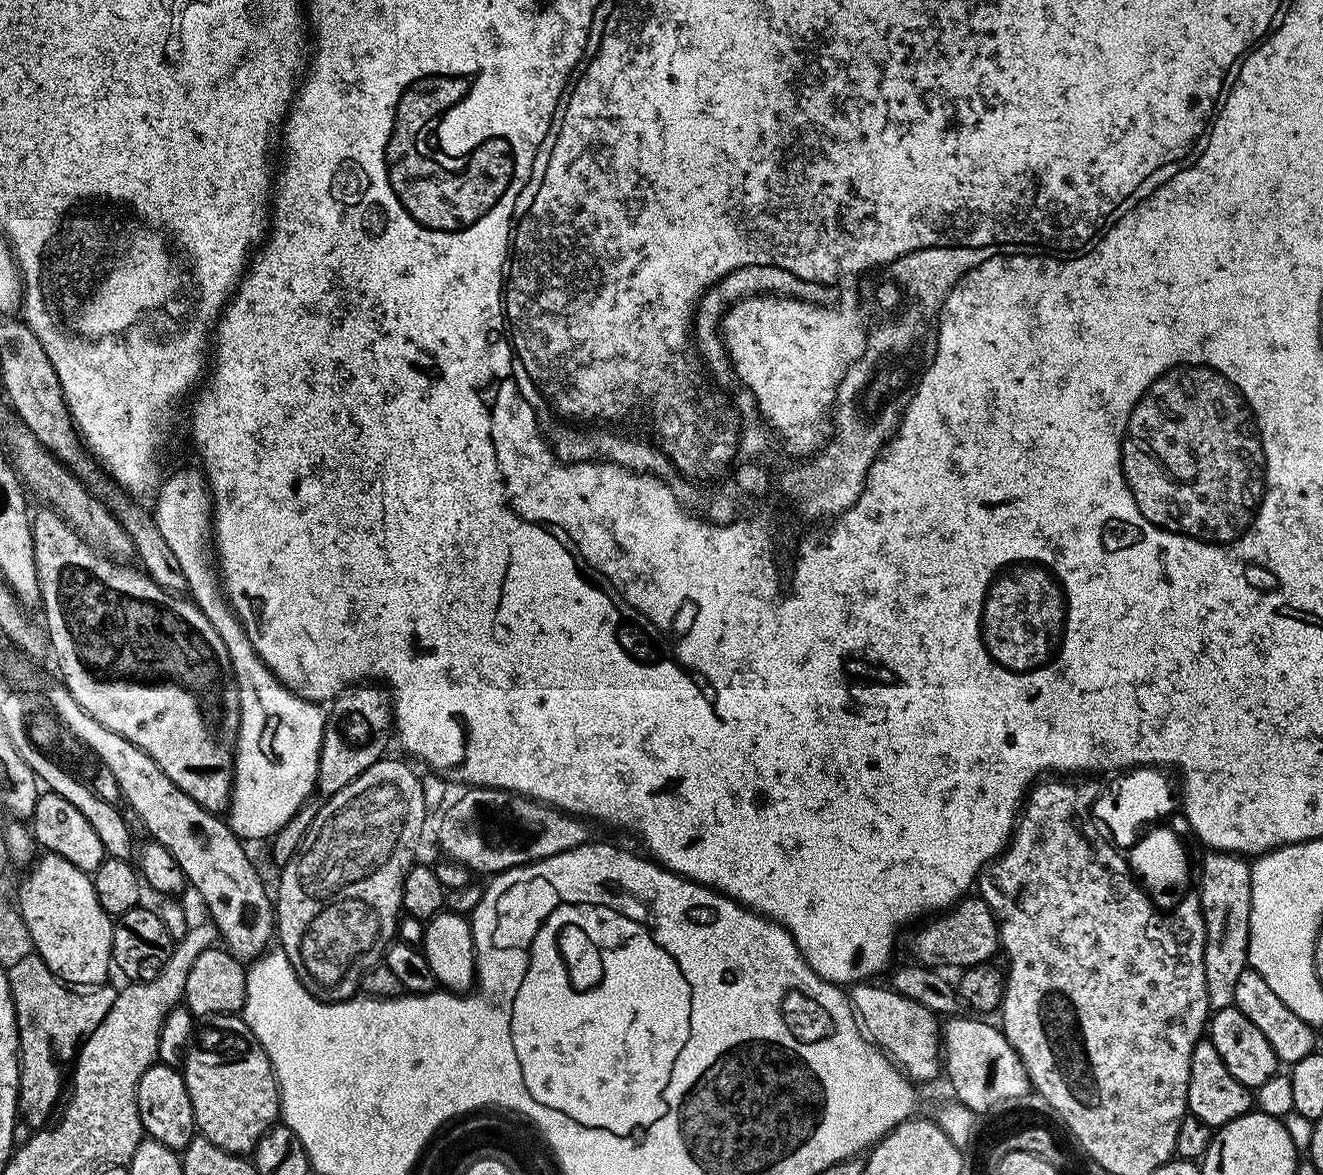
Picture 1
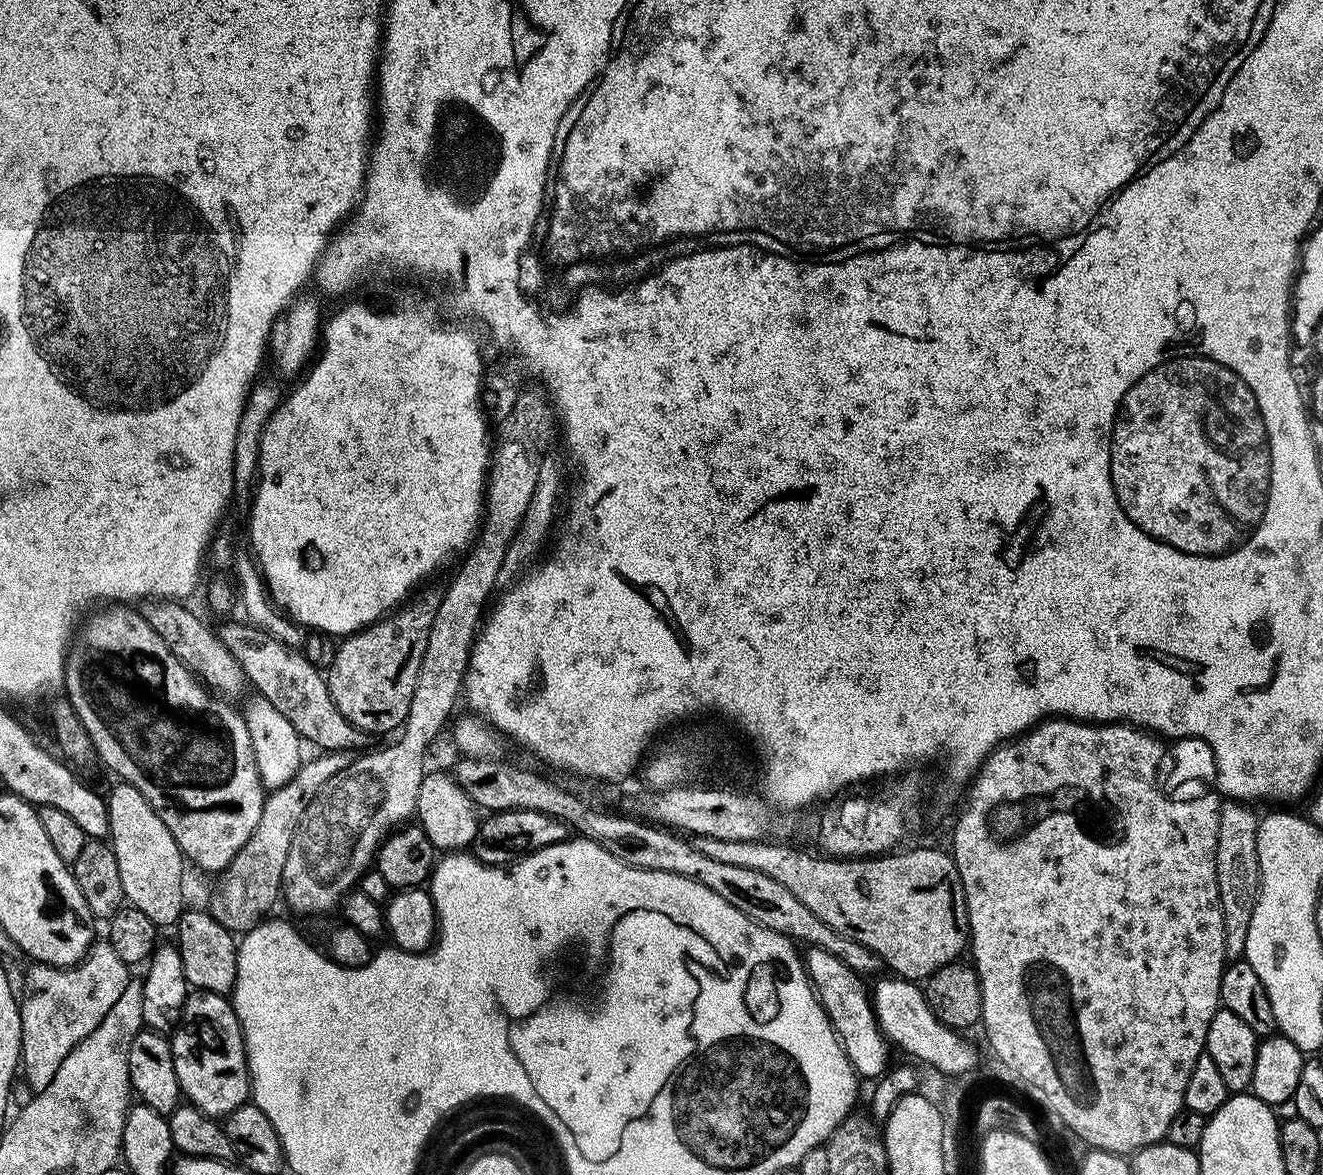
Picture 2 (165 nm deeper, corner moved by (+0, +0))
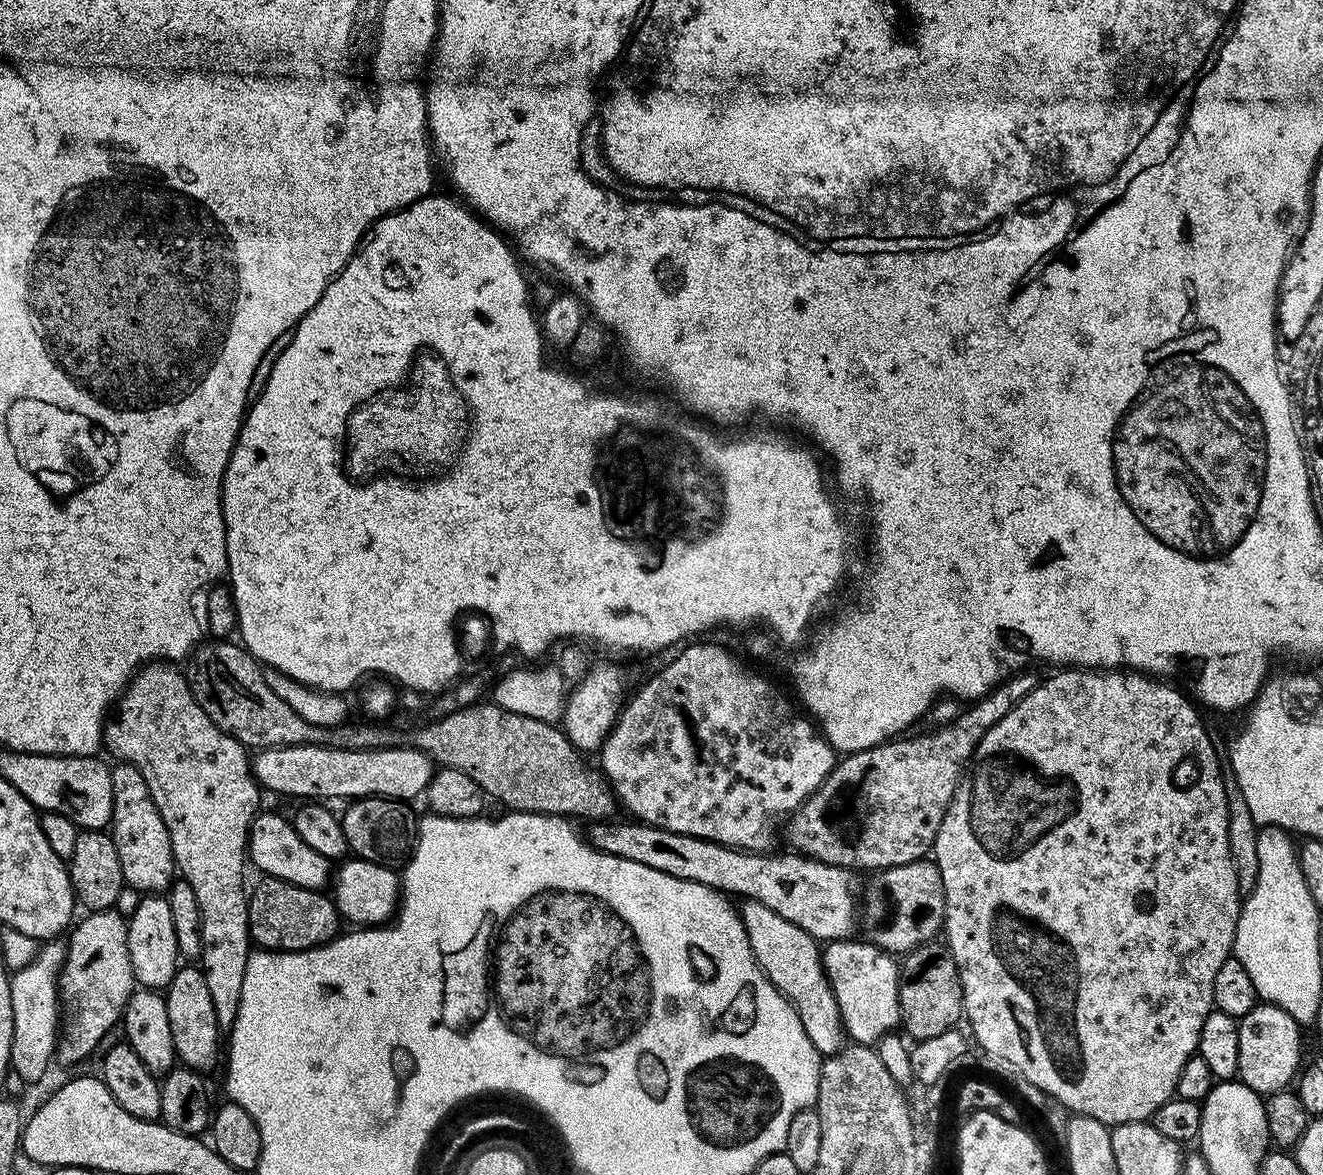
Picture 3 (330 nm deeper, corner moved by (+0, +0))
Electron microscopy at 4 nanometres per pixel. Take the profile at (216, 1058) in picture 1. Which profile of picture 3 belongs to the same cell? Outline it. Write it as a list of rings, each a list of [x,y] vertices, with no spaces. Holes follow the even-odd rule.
[[[177,967],[174,978],[166,989],[166,1014],[170,1014],[170,1034],[174,1034],[177,1061],[183,1067],[208,1074],[215,1066],[216,1059],[219,1056],[221,1059],[222,1033],[214,1014],[214,1001],[210,999],[210,990],[206,987],[206,978],[199,967]]]

